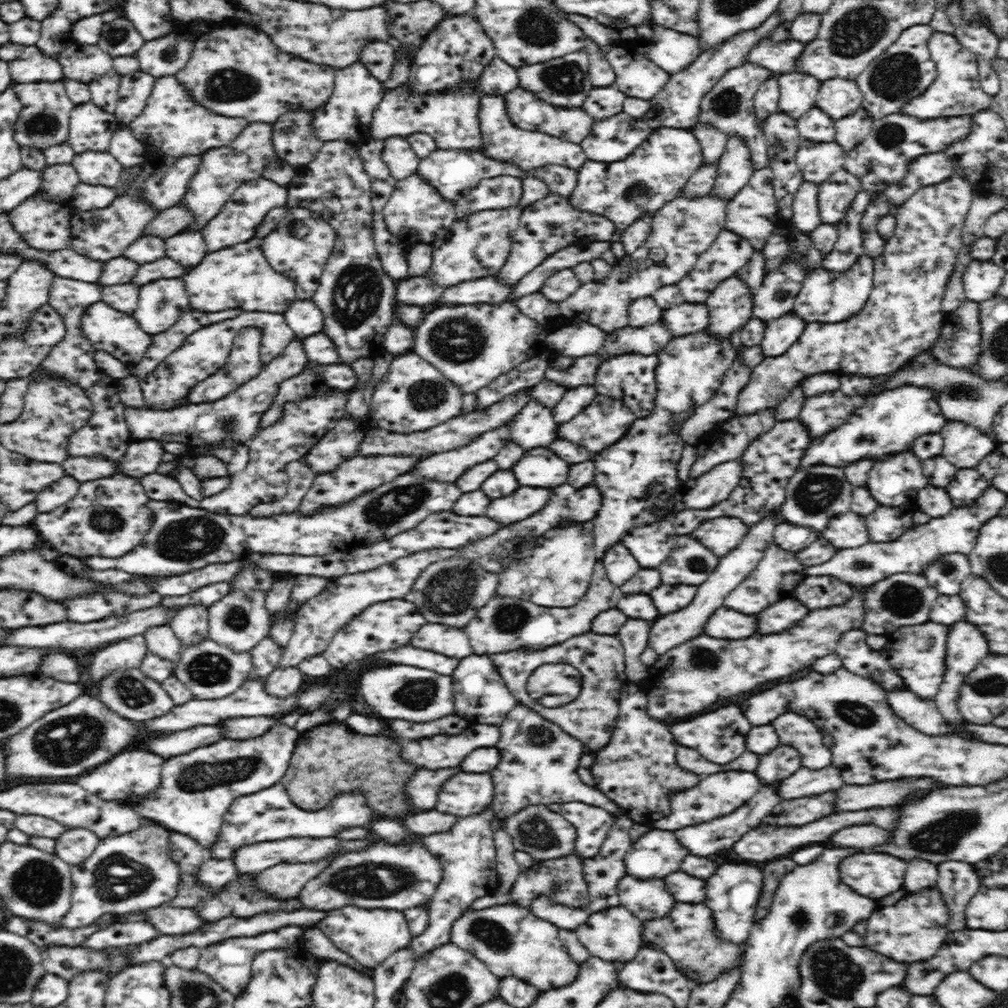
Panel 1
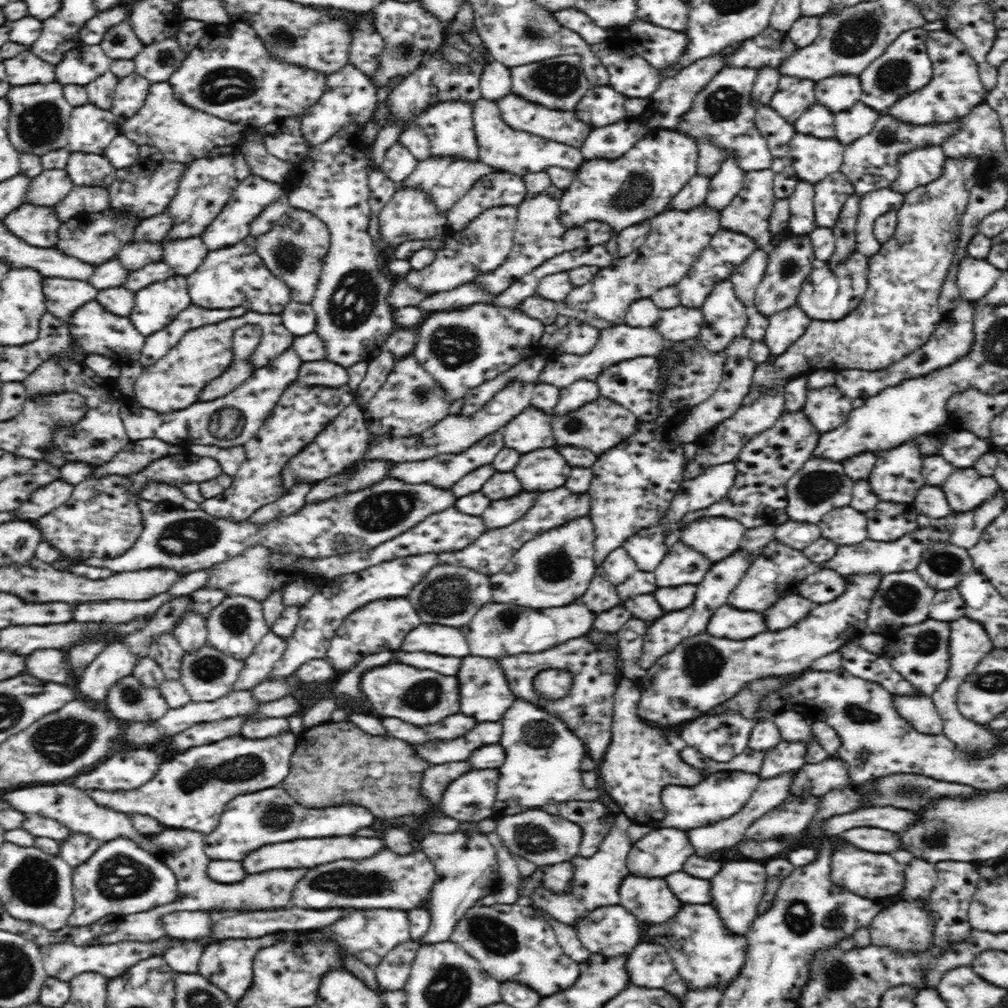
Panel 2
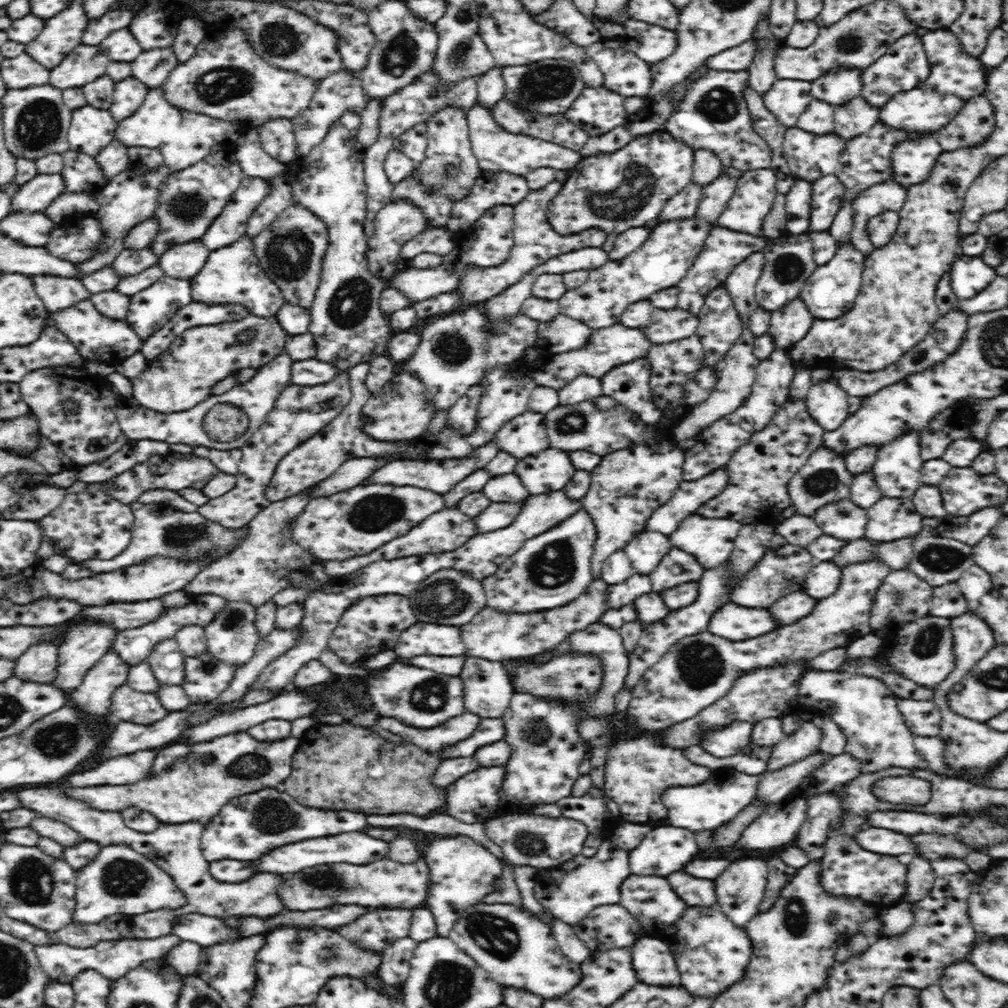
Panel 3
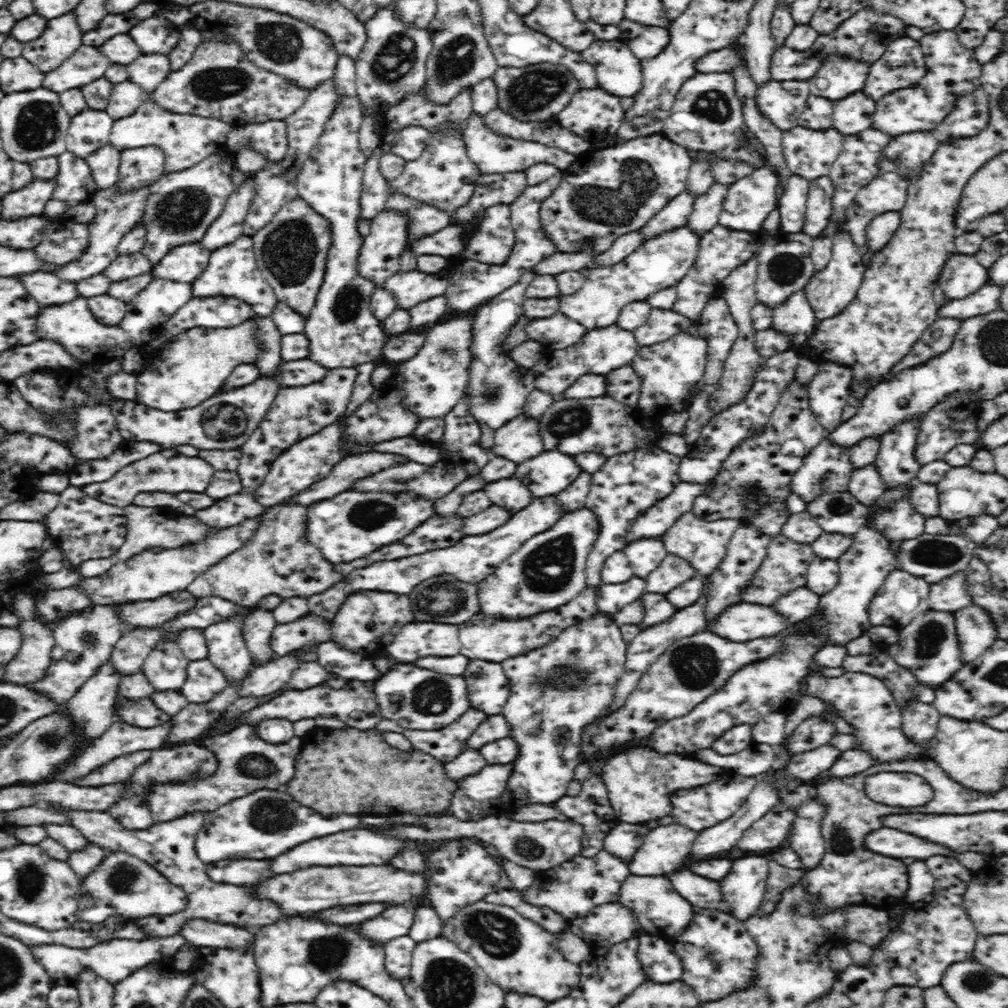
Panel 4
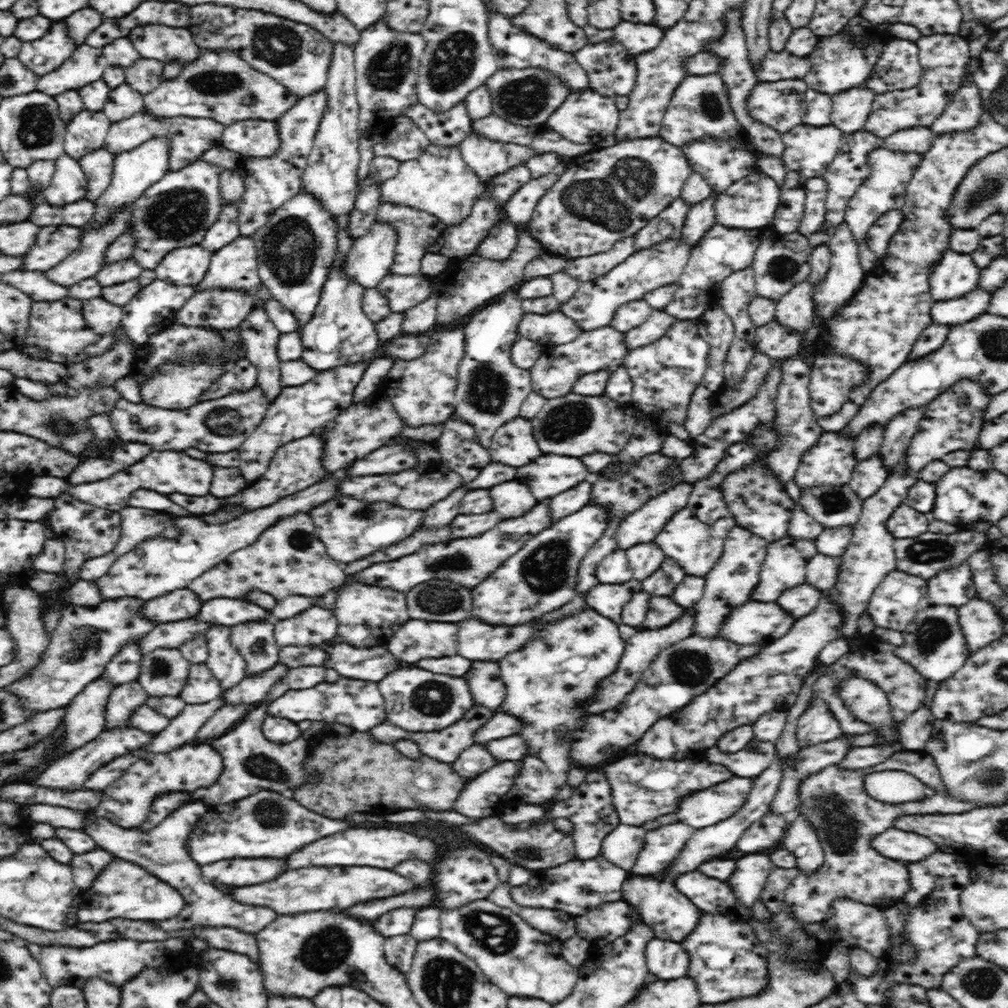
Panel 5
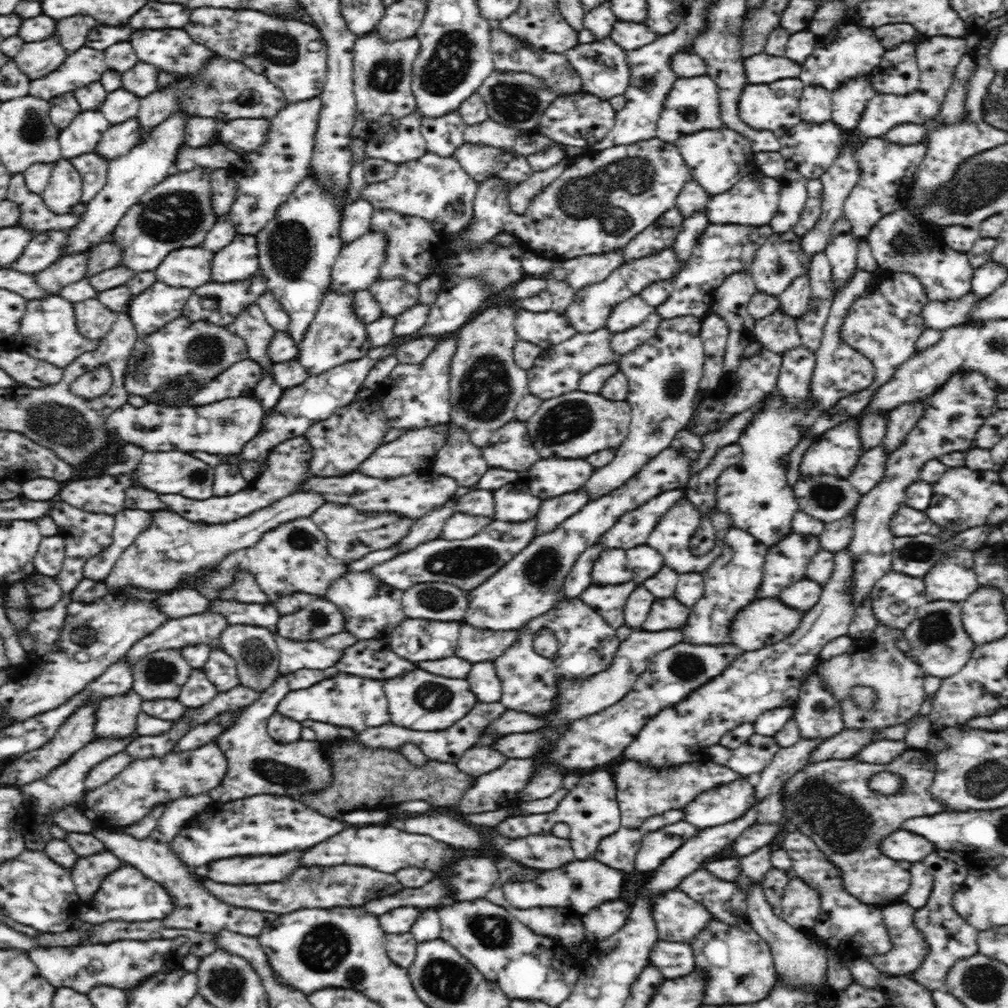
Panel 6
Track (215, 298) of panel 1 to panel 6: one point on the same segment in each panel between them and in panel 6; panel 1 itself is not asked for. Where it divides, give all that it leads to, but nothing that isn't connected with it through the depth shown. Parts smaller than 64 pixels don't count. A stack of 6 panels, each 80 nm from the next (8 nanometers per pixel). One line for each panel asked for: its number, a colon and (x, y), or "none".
2: (235, 276)
3: (232, 275)
4: (232, 270)
5: (234, 266)
6: (238, 262)

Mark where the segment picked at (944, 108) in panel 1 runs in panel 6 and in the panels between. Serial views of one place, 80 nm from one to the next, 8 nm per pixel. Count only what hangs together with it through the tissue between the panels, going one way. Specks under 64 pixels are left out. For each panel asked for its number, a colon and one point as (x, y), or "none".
2: (955, 89)
3: (956, 77)
4: (952, 71)
5: (944, 57)
6: (938, 56)

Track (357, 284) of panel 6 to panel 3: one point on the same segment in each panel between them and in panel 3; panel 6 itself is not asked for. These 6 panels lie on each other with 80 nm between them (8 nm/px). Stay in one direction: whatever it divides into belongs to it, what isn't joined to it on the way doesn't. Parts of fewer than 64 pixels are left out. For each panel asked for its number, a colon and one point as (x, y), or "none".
3: (399, 221)
4: (378, 258)
5: (369, 262)

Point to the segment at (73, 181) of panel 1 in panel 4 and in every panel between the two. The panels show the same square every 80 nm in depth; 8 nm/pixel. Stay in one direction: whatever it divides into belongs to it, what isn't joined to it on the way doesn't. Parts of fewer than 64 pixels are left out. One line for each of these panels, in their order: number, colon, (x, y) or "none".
2: (46, 189)
3: (36, 195)
4: (31, 200)

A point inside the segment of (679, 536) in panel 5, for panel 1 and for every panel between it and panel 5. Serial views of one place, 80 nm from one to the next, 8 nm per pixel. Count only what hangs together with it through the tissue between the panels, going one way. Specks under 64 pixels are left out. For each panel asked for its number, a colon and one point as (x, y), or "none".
1: (720, 535)
2: (716, 537)
3: (710, 540)
4: (701, 543)

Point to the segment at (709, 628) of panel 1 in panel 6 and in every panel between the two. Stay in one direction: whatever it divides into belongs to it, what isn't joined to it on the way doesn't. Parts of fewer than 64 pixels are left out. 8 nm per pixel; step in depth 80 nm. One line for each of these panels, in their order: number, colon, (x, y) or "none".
2: (728, 622)
3: (732, 621)
4: (740, 622)
5: (754, 623)
6: (763, 622)

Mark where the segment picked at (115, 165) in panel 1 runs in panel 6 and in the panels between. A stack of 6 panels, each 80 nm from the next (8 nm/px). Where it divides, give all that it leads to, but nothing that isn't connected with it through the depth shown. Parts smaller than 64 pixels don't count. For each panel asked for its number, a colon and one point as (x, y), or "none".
2: (87, 169)
3: (81, 173)
4: (74, 181)
5: (69, 184)
6: (64, 189)

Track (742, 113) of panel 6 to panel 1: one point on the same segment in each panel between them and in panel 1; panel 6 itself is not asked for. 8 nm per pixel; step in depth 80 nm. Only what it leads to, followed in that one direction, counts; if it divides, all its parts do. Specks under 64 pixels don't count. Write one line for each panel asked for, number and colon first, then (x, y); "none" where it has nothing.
1: (797, 95)
2: (794, 96)
3: (787, 99)
4: (783, 102)
5: (778, 105)

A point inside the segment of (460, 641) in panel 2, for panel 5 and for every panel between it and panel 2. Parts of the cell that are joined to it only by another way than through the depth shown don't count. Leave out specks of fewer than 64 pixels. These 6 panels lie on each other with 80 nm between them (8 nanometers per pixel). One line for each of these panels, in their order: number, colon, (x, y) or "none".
3: (421, 639)
4: (429, 639)
5: (417, 640)

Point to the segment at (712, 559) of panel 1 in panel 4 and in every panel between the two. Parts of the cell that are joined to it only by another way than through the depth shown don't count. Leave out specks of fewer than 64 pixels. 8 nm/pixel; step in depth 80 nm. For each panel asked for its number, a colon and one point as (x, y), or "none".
2: (683, 565)
3: (678, 567)
4: (672, 571)

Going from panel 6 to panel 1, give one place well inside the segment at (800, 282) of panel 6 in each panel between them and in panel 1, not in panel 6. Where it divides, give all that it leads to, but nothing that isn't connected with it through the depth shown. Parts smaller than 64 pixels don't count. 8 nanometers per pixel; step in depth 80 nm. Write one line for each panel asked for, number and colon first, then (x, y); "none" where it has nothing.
1: (780, 334)
2: (784, 328)
3: (789, 325)
4: (795, 317)
5: (796, 309)

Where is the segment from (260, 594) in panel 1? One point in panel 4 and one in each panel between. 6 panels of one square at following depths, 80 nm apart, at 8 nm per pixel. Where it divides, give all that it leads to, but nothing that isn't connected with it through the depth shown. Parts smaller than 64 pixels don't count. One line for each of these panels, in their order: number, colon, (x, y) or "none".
2: (236, 625)
3: (232, 637)
4: (227, 649)

